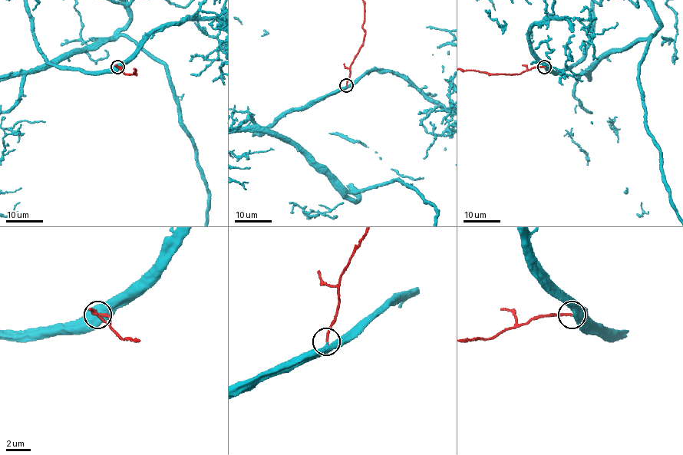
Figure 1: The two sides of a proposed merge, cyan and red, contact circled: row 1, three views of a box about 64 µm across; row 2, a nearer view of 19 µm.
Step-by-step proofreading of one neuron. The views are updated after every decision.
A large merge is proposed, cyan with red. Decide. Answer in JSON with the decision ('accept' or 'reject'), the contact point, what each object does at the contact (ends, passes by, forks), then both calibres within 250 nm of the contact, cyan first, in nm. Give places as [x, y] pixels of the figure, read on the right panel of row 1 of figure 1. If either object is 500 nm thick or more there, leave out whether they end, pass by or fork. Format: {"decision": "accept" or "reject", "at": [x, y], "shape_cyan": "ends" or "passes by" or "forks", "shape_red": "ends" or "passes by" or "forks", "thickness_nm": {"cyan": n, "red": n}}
{"decision": "accept", "at": [544, 67], "thickness_nm": {"cyan": 600, "red": 200}}

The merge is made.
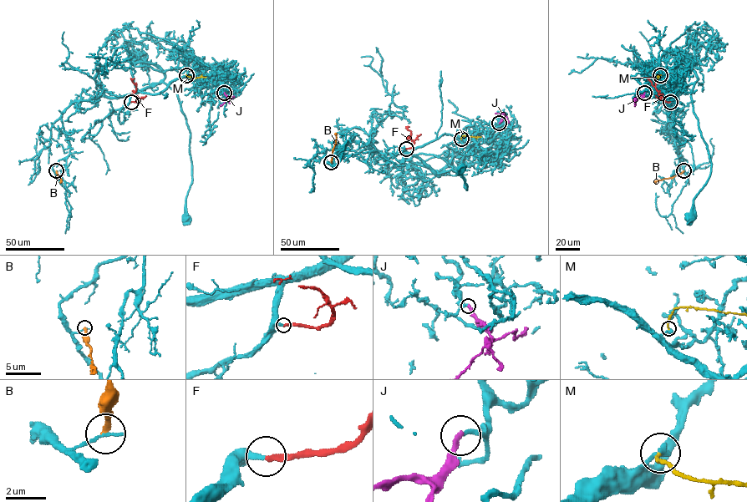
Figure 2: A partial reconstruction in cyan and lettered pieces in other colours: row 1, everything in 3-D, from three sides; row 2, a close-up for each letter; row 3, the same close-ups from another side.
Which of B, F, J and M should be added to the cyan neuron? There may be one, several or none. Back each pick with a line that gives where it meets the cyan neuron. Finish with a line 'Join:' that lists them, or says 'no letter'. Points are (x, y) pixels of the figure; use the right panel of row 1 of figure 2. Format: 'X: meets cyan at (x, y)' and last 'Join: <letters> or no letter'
F: meets cyan at (670, 102)
J: meets cyan at (644, 93)
Join: F, J

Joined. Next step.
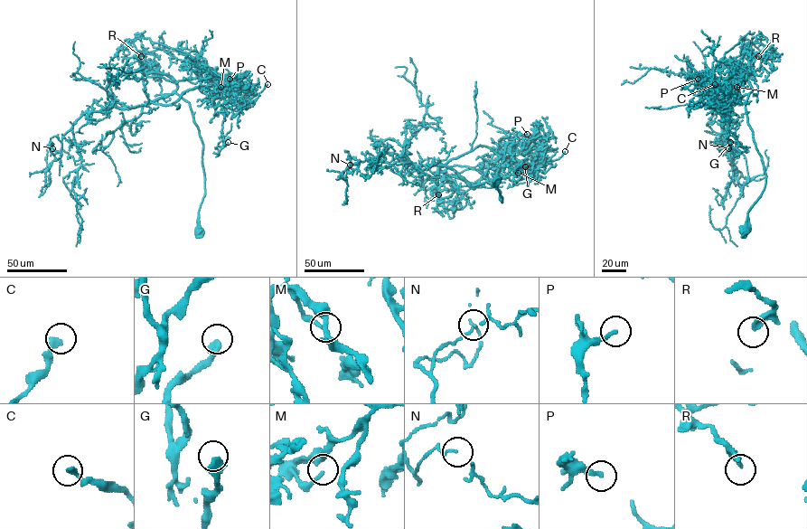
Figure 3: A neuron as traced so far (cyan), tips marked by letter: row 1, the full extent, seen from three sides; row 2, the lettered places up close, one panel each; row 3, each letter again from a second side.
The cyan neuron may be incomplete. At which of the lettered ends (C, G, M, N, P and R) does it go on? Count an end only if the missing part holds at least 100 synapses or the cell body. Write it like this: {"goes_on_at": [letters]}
{"goes_on_at": []}

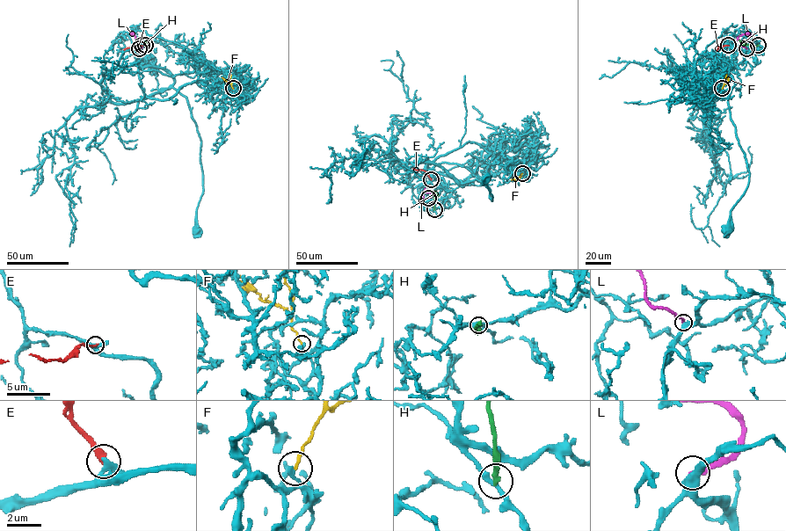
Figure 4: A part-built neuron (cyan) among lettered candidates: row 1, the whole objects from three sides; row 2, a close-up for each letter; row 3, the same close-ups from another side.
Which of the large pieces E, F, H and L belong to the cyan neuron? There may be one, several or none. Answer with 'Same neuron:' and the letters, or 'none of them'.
Same neuron: none of them

